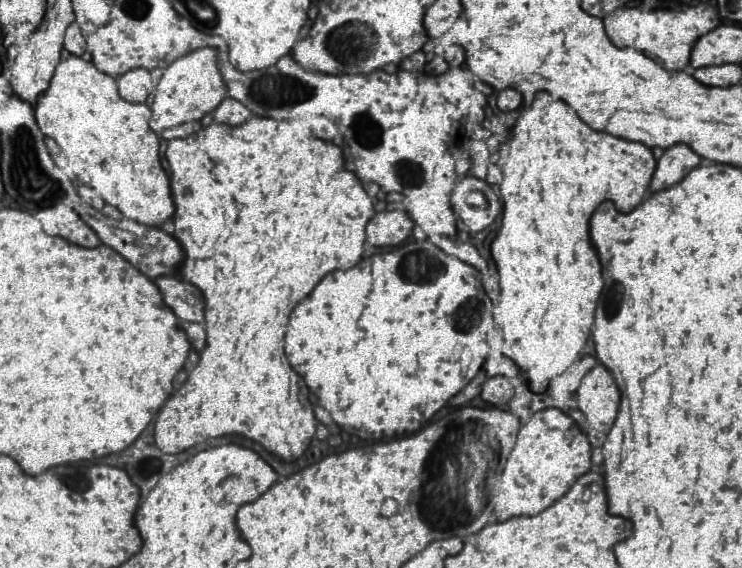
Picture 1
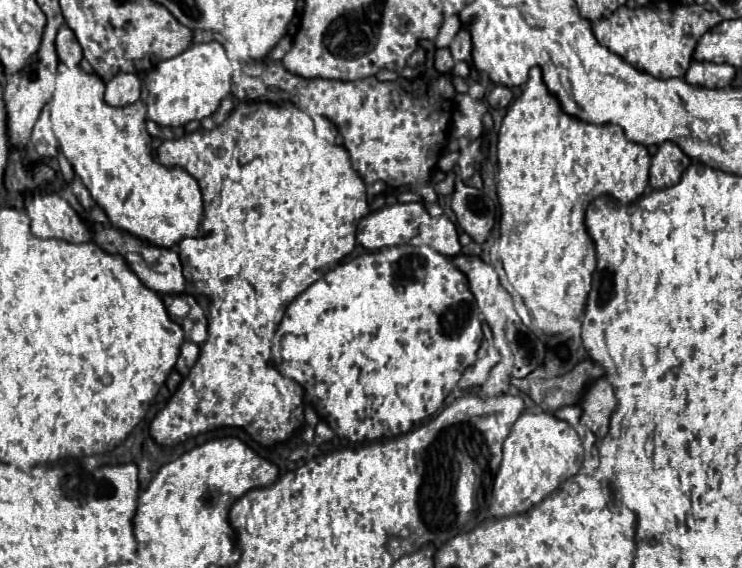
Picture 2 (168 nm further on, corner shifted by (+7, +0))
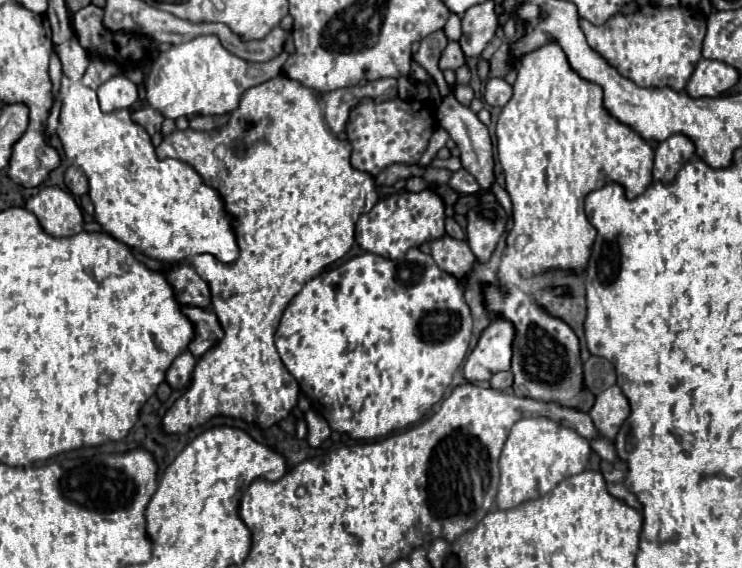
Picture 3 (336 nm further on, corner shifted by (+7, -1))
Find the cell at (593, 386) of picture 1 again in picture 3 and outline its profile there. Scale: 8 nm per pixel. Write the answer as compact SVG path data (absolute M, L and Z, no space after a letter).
M613 385L597 395L595 405L591 407L589 415L595 423L595 429L603 437L613 439L617 435L621 423L629 415L629 403L627 403L625 395L621 393L621 389L617 385Z

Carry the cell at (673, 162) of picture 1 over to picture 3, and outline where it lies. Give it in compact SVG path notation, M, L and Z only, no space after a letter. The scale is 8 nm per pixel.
M673 135L667 141L659 143L655 149L655 167L653 179L661 183L671 183L679 169L695 155L693 143L685 135Z

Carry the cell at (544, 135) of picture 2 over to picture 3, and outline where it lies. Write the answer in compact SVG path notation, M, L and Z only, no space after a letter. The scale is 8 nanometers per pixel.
M557 43L525 55L517 67L513 97L503 107L497 121L497 157L505 173L505 189L513 203L513 227L507 233L501 261L509 261L521 277L529 279L555 269L585 273L597 231L583 211L585 197L609 183L619 183L627 199L641 195L653 181L653 149L631 127L619 123L603 109L603 91L595 83L583 81L567 63Z

